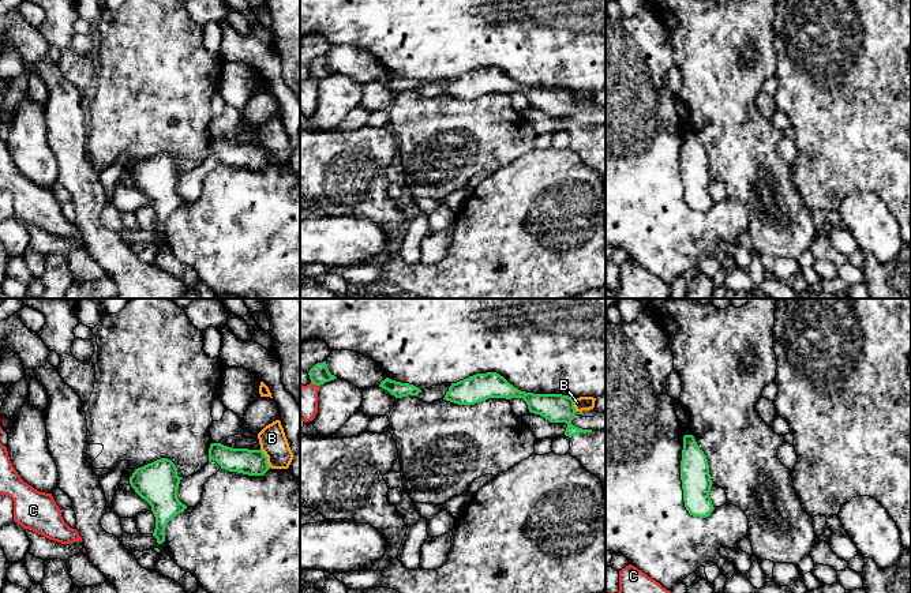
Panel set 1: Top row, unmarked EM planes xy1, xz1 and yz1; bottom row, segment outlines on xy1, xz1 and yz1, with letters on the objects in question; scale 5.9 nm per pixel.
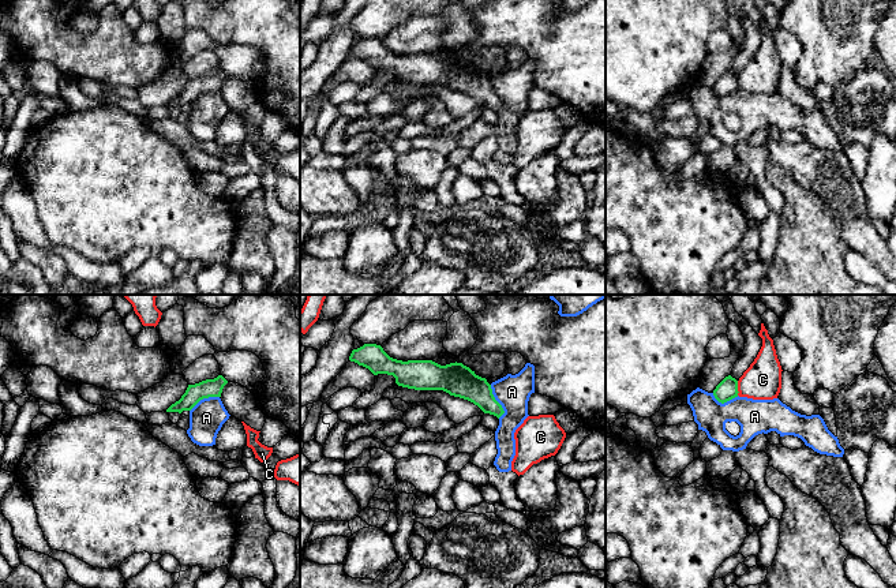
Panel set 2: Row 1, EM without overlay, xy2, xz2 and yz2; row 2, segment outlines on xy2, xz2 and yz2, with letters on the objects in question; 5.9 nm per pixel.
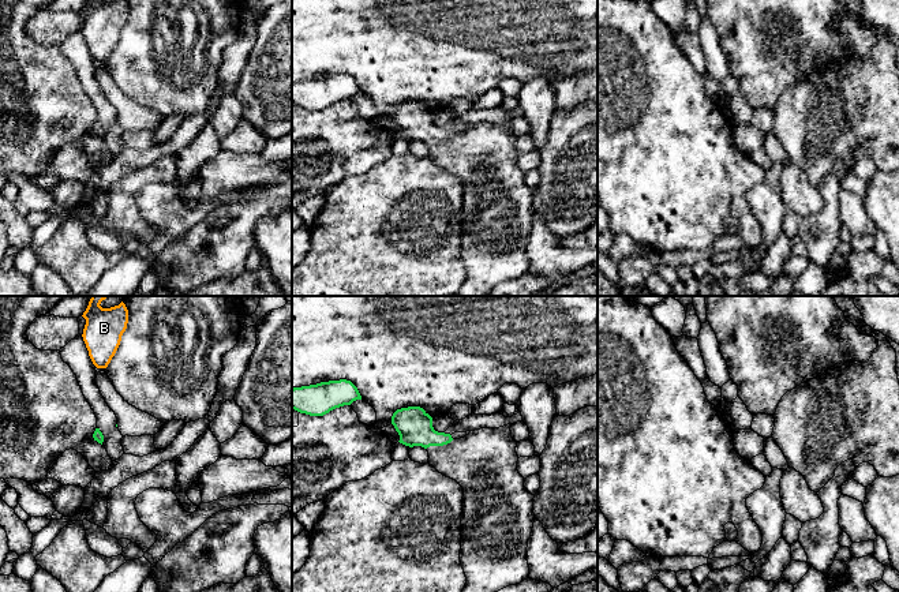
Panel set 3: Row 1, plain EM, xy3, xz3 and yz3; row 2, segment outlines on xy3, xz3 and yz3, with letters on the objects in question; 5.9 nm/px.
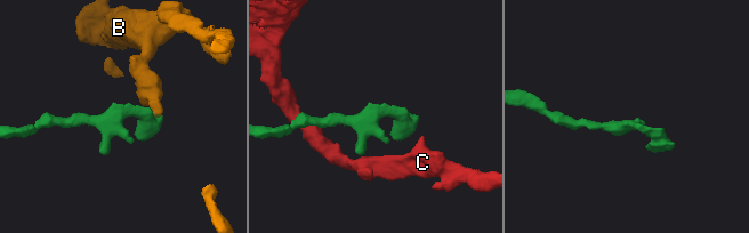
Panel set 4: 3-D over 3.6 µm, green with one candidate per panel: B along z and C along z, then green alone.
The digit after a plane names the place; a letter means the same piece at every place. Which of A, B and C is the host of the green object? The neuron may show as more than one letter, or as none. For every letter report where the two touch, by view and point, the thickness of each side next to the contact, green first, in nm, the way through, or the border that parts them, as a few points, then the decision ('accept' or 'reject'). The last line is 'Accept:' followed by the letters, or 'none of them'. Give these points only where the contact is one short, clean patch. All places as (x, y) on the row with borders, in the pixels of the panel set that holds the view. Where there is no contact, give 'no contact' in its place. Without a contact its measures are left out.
A: xz2 (497, 401) | 190/200 nm | along xz2 (490, 385), (494, 399), (503, 411), (499, 418) | reject
B: xy1 (266, 458) | 160/160 nm | along xy1 (261, 449), (270, 466) | reject
C: yz2 (737, 388) | 120/220 nm | reject
Accept: none of them

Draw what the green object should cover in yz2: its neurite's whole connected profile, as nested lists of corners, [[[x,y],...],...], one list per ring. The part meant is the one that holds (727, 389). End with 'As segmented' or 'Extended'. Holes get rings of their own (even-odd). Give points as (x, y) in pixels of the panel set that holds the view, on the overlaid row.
[[[731,375],[726,377],[713,390],[715,398],[721,404],[738,397],[738,393],[738,381]]]. As segmented

